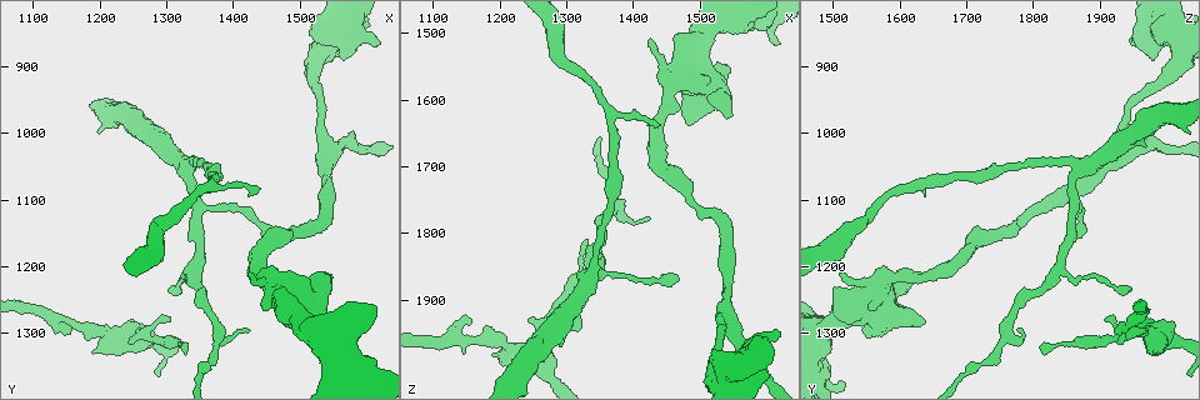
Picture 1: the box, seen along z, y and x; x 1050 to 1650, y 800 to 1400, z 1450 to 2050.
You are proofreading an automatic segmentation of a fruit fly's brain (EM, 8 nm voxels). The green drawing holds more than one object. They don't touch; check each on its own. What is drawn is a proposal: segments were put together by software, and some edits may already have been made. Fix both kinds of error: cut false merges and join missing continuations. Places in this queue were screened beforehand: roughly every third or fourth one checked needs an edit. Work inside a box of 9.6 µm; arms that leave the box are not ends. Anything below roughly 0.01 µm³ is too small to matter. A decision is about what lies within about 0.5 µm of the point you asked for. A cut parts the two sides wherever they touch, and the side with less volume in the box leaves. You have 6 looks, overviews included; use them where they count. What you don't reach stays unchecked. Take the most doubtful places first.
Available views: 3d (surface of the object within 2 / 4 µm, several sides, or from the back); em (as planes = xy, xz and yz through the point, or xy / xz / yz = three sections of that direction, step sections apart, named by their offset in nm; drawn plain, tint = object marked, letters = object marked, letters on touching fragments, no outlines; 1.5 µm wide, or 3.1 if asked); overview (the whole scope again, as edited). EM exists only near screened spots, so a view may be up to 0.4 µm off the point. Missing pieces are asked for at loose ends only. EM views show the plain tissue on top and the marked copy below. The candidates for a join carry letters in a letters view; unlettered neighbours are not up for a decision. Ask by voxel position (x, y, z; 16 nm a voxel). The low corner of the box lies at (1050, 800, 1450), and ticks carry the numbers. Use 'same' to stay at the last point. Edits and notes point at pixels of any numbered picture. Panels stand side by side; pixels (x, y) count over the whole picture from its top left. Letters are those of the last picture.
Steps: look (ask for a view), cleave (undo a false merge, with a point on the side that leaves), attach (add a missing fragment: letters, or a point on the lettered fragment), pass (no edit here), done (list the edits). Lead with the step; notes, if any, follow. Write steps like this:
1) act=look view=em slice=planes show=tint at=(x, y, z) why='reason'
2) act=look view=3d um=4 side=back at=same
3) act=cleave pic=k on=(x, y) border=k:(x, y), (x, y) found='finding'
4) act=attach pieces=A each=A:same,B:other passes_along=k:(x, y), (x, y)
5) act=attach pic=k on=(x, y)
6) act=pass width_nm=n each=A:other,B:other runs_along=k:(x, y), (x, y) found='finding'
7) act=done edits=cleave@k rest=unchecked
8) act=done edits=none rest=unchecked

act=look view=3d um=2 at=(1150, 1305, 1930) why='an open end'

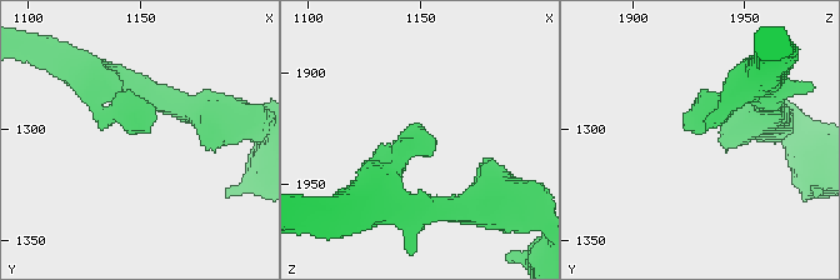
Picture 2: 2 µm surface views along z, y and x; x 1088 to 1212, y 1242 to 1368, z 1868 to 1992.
act=look view=em slice=planes show=letters at=(1152, 1302, 1929) why='now the EM'

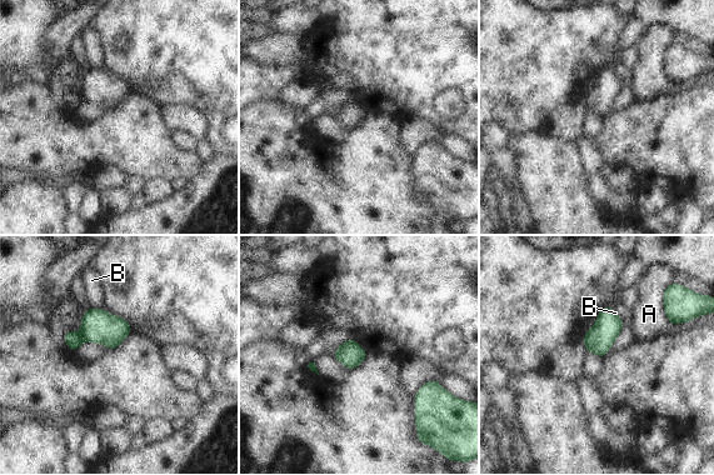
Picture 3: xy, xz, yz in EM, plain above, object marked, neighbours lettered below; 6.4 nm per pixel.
act=pass width_nm=140 each=A:other,B:other border=3:(89, 306), (104, 309) found='none of them fits'

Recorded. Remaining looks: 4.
act=look view=em slice=planes show=letters at=(1435, 1085, 1640) why='free end'

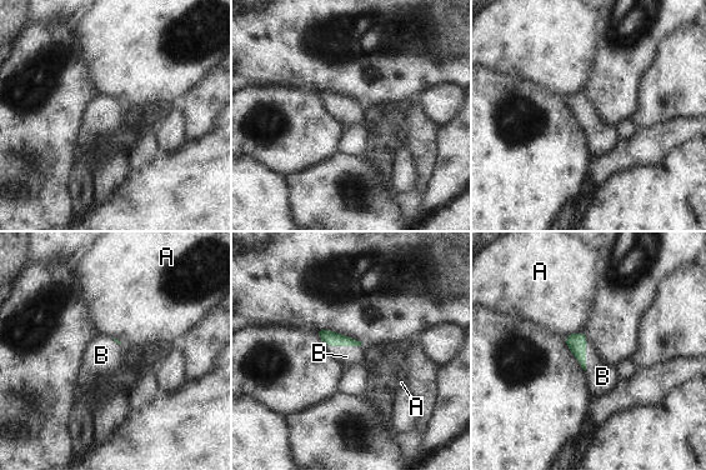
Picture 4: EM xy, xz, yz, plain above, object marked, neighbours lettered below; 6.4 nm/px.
act=attach pieces=B each=A:other,B:same found='the neuron continues'

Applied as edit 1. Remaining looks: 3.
act=look view=overview

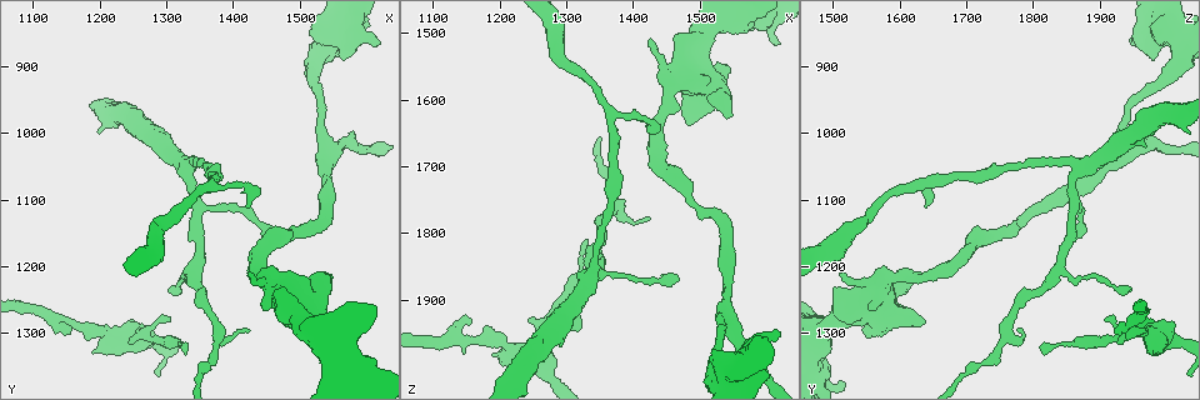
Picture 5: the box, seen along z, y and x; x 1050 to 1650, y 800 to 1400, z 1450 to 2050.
act=look view=3d um=2 at=(1380, 1305, 1760) why='a fork'

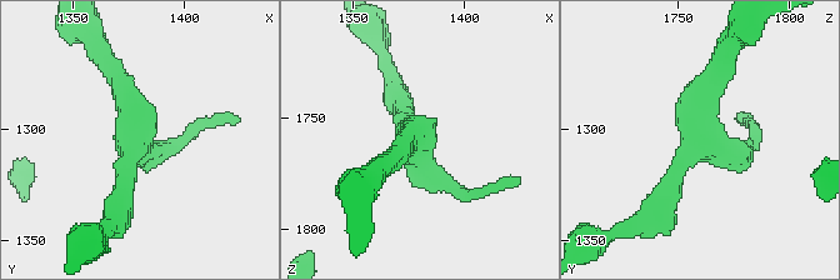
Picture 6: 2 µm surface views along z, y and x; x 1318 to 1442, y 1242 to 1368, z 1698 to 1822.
act=look view=em slice=planes show=letters at=(1375, 1303, 1758) why='need the tissue'

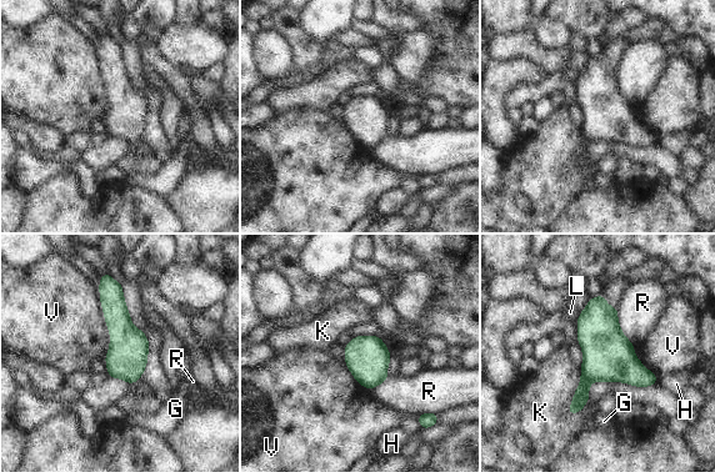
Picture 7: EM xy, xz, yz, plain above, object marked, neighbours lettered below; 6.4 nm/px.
act=pass longest_contact=V:460nm each=G:other,H:other,K:other,L:other,R:other,V:other border=7:(98, 287), (109, 331), (105, 358) found='one neuron here'

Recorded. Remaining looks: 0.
act=done edits=attach@4 rest=unchecked

